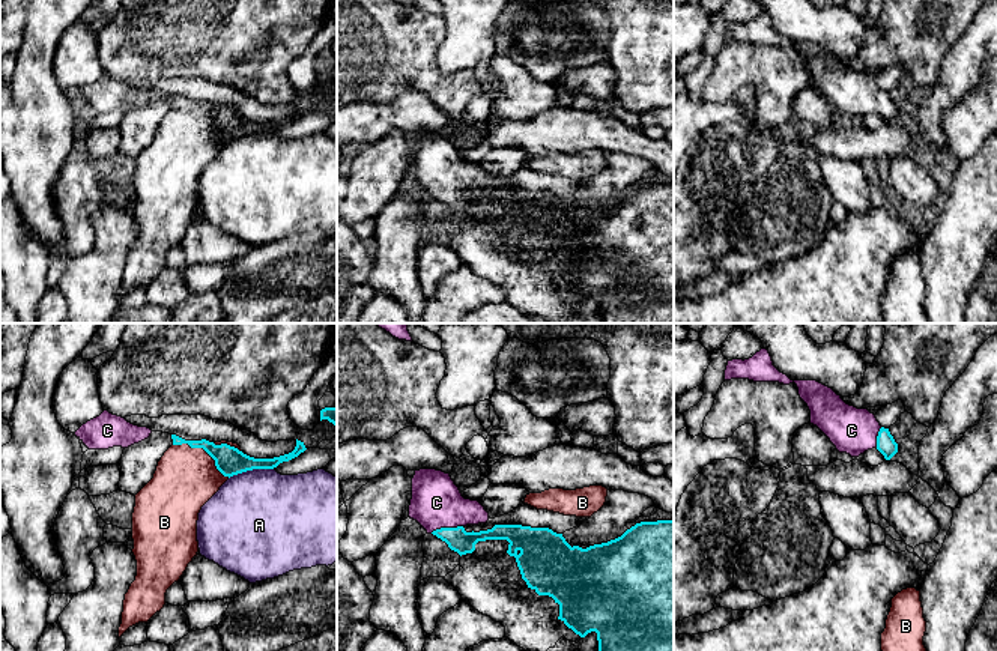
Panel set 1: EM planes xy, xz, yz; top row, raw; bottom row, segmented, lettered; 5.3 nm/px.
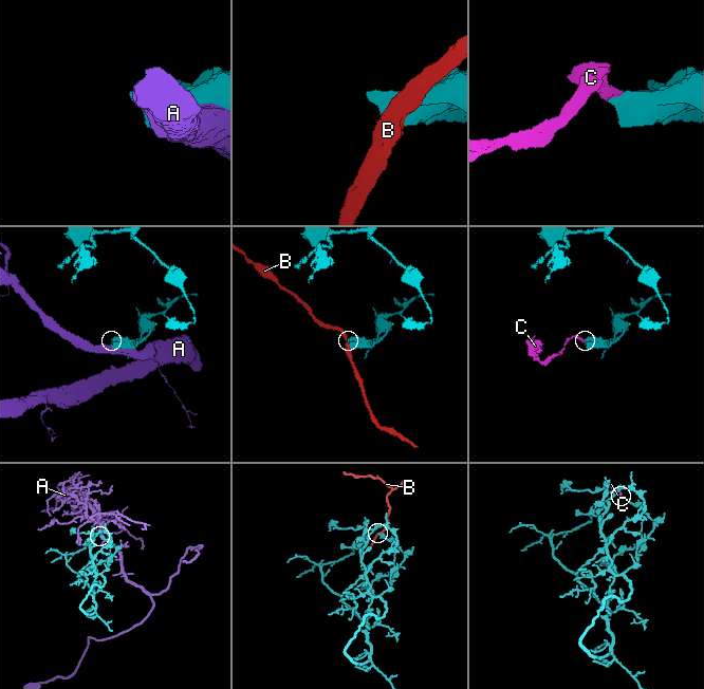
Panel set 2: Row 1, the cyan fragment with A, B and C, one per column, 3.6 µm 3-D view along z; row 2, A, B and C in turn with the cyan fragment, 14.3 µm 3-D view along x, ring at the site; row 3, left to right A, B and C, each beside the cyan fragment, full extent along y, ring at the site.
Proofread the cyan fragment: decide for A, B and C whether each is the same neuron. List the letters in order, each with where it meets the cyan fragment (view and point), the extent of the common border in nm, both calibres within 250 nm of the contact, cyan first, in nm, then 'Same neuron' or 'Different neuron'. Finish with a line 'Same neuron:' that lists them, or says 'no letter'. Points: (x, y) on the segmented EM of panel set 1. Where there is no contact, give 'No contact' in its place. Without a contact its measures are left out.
A: Touches cyan at xy (250, 469). Shared border 240 nm. Thickness 160 nm (cyan) against 480 nm. Different neuron
B: Touches cyan at xy (203, 448). Shared border 360 nm. Thickness 160 nm (cyan) against 340 nm. Different neuron
C: Touches cyan at xz (445, 528). Shared border 180 nm. Thickness 120 nm (cyan) against 280 nm. Same neuron
Same neuron: C

